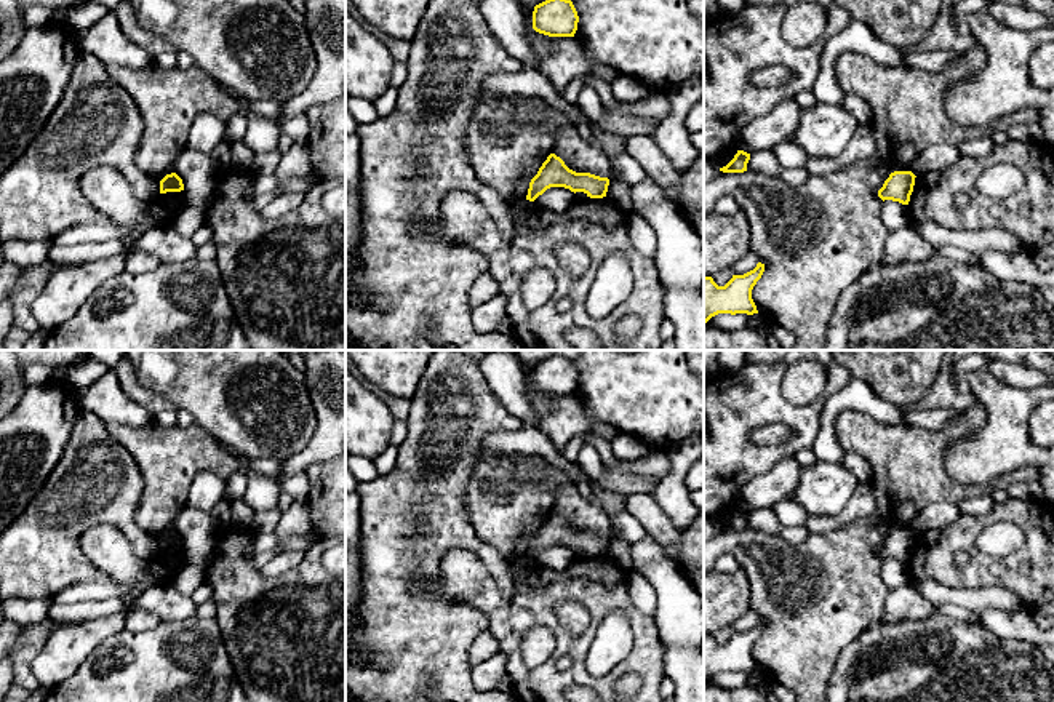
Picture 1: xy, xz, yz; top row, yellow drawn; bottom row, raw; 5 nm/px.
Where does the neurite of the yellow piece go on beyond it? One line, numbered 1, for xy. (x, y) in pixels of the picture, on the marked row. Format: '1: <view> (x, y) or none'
1: none

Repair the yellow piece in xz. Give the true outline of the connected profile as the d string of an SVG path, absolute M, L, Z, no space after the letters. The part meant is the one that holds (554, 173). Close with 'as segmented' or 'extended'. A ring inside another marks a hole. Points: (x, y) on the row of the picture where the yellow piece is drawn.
M550 154L531 179L526 200L534 201L550 187L565 187L571 192L584 192L590 198L606 197L609 185L608 177L600 177L590 173L576 173L569 170L565 162Z; as segmented

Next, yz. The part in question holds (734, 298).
M765 264L744 275L733 275L725 285L718 286L712 277L704 277L704 323L718 313L758 313L752 299L752 289L765 272Z; as segmented

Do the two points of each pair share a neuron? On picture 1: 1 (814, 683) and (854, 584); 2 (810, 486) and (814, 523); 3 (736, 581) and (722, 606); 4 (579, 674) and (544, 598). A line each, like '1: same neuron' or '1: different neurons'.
1: same neuron
2: different neurons
3: same neuron
4: same neuron

